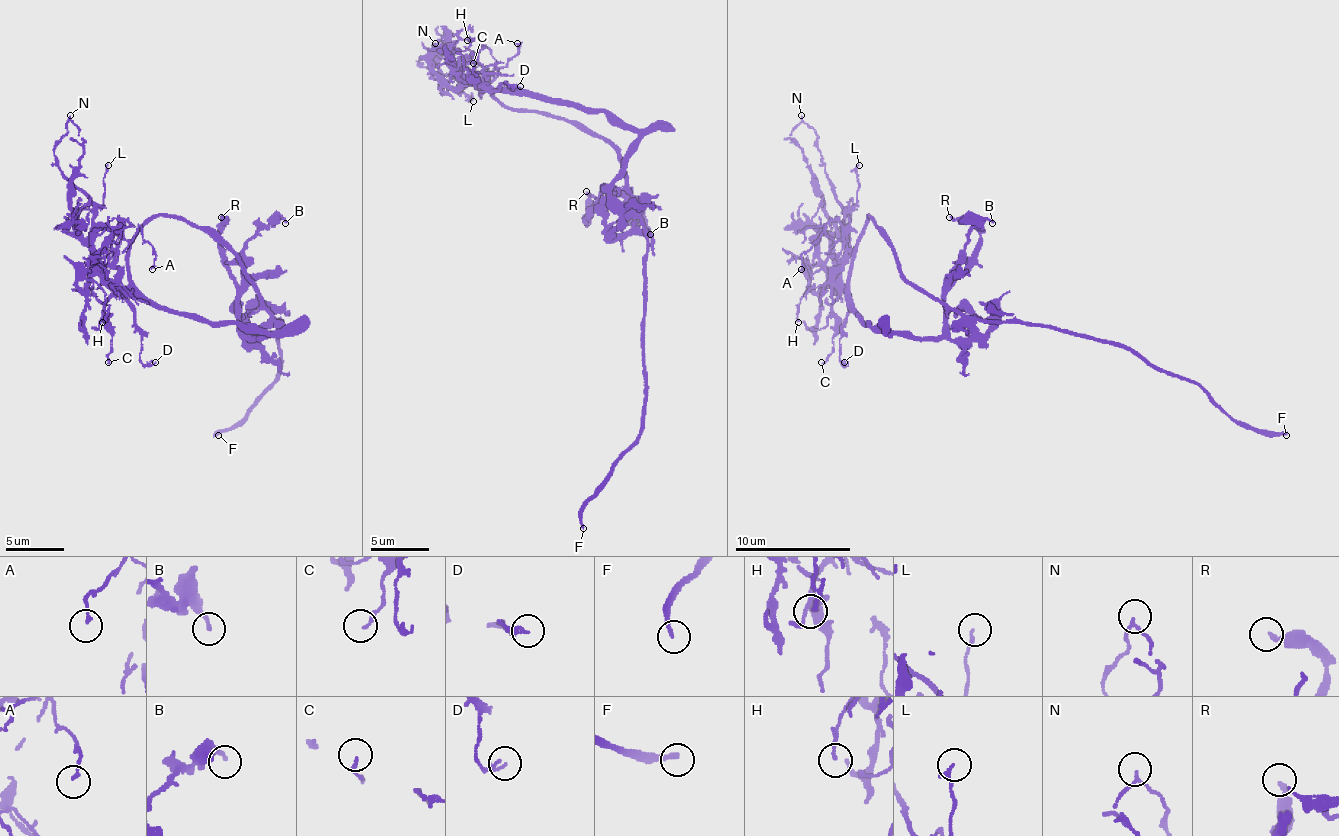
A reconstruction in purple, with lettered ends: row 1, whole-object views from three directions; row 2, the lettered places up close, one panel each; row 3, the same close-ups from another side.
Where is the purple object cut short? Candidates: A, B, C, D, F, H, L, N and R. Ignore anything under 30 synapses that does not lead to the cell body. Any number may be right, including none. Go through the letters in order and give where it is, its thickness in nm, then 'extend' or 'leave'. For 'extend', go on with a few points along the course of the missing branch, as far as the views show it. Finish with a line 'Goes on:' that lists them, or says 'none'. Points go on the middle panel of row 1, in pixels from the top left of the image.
A: at (517, 43); 130 nm thick; leave
B: at (650, 234); 180 nm thick; leave
C: at (473, 63); 140 nm thick; leave
D: at (520, 86); 160 nm thick; leave
F: at (583, 528); 200 nm thick; extend
H: at (467, 40); 90 nm thick; leave
L: at (473, 101); 160 nm thick; leave
N: at (435, 43); 110 nm thick; leave
R: at (586, 191); 200 nm thick; leave
Goes on: F

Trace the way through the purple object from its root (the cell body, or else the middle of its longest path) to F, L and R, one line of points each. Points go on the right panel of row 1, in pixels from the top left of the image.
F: (928, 339), (966, 339), (975, 322), (1085, 333), (1193, 380), (1236, 420), (1286, 435)
L: (928, 339), (876, 333), (850, 307), (841, 261), (847, 249), (844, 214), (856, 202), (859, 165)
R: (928, 339), (943, 333), (943, 292), (963, 272), (978, 243), (978, 231), (969, 223), (949, 217)

